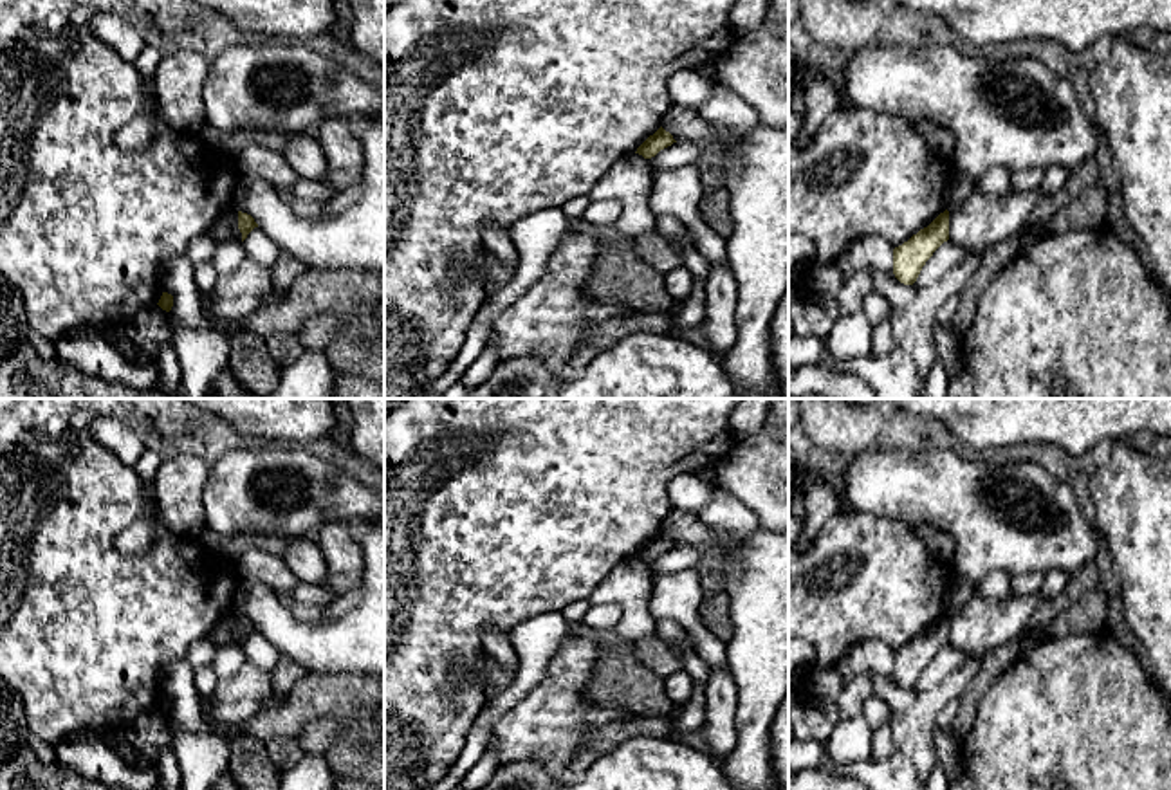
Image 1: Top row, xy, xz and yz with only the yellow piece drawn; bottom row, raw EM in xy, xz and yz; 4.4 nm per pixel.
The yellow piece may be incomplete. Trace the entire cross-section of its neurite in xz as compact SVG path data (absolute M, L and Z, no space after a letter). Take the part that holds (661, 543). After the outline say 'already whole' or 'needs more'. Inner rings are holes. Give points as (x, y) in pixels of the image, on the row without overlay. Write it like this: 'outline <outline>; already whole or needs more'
outline M662 530L650 539L635 557L642 559L644 563L655 561L660 554L671 550L677 547L669 536L666 536Z; already whole

